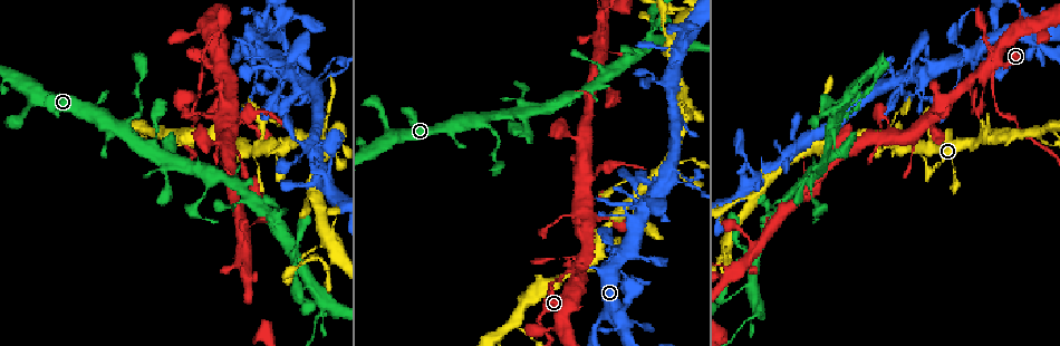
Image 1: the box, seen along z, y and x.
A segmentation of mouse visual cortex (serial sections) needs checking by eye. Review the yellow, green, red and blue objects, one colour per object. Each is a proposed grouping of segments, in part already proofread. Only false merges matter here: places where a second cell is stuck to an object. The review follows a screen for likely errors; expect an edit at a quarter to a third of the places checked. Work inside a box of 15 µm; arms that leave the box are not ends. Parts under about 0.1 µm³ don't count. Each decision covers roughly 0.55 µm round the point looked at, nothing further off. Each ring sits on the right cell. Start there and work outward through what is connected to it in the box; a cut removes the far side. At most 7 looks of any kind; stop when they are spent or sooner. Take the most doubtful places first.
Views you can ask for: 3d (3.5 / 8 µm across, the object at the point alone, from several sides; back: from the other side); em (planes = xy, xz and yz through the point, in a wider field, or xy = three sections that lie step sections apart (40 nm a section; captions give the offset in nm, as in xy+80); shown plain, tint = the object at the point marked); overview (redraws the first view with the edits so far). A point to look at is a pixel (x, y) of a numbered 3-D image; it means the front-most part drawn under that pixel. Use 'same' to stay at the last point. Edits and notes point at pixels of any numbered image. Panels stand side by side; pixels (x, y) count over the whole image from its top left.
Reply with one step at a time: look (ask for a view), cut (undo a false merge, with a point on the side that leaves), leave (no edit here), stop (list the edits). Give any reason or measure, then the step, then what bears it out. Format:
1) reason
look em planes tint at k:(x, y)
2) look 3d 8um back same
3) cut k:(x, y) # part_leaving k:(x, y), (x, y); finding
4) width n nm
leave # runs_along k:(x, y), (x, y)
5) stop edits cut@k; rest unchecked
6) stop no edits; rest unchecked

sharp bend
look 3d 3.5um back at 1:(999, 62)

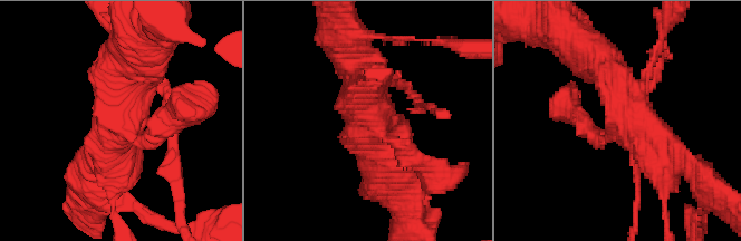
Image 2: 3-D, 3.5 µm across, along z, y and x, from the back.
need the tissue
look em xy step 2 tint at 2:(128, 131)

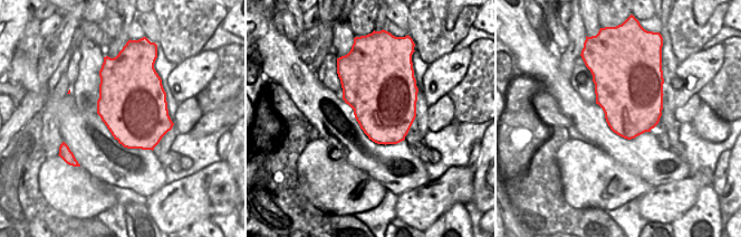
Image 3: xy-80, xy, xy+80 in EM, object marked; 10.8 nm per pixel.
leave # continuous, no second cell

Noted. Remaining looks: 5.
abrupt turn
look 3d 3.5um at 1:(306, 138)

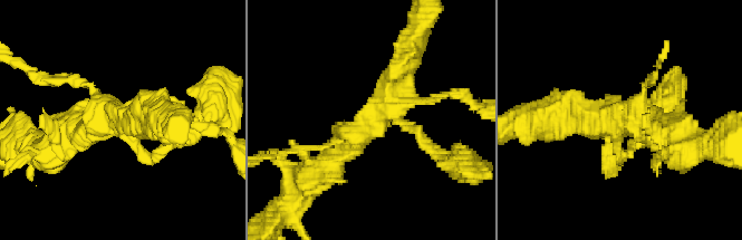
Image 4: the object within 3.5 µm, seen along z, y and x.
need the tissue
look em xy step 5 plain at 4:(618, 119)

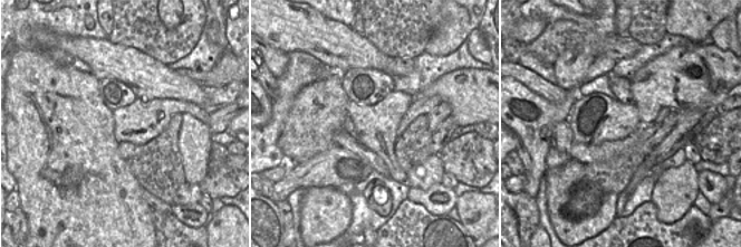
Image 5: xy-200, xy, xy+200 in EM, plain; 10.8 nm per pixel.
look em xy step 5 tint same

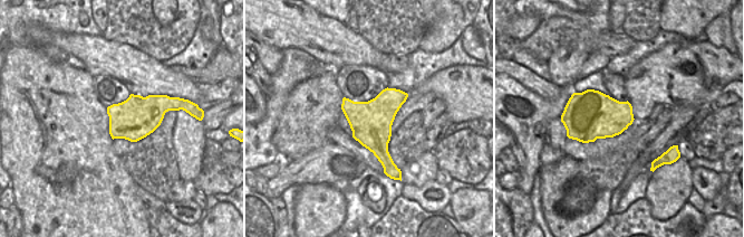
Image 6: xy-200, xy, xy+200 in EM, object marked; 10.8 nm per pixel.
leave # runs_along 4:(325, 170), (376, 118), (411, 55); continuous, no second cell

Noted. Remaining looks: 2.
look 3d 3.5um at 1:(967, 53)

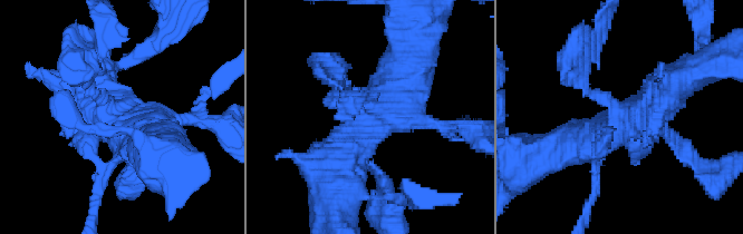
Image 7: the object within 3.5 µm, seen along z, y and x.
leave # runs_along 7:(337, 171), (337, 150), (406, 65); all the same cell

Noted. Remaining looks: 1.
stop no edits; rest unchecked

